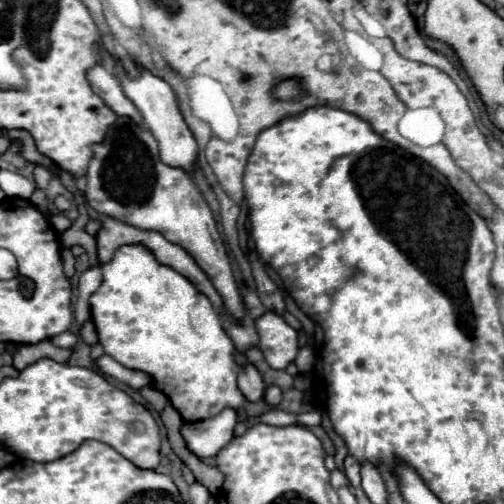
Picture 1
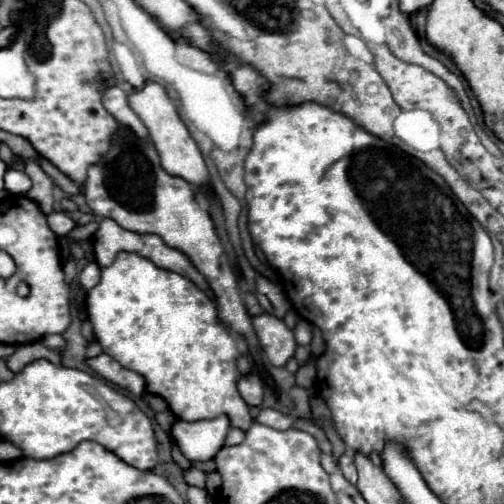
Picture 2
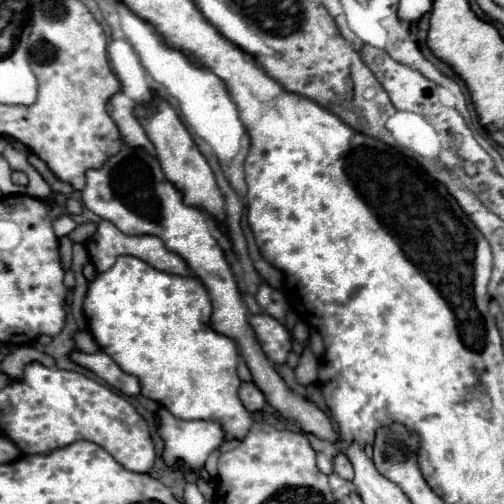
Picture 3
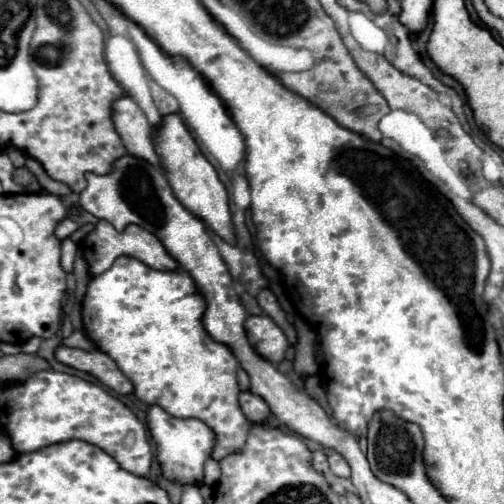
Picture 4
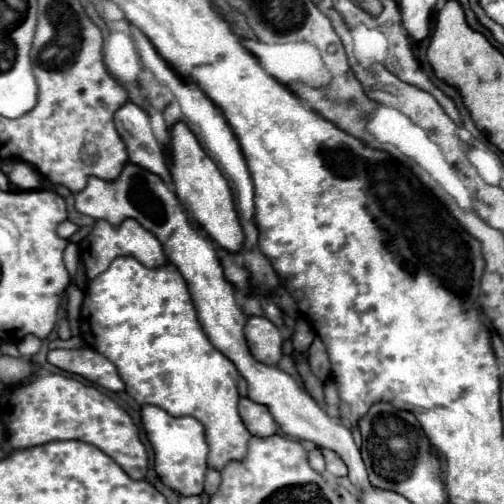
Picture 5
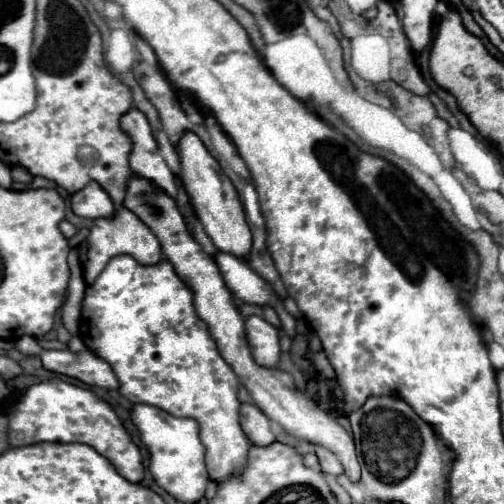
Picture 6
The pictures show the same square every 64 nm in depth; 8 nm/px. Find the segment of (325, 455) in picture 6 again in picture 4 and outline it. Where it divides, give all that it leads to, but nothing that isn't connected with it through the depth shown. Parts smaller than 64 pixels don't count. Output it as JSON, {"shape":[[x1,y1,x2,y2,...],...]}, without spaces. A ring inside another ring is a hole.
{"shape":[[330,452,328,454,328,464,330,464,330,472,332,474,342,476,342,478,348,478,350,476,350,466,346,464,346,460,338,452]]}

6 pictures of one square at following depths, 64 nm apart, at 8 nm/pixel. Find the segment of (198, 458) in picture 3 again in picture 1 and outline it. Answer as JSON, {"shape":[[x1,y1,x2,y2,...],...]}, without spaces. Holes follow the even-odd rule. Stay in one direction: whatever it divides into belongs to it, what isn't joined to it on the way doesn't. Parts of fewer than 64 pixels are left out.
{"shape":[[226,408,218,416,200,420,200,422,186,422,180,428,180,434,188,446,188,450,198,458,210,458,224,448,232,440,232,430,238,424,236,412]]}

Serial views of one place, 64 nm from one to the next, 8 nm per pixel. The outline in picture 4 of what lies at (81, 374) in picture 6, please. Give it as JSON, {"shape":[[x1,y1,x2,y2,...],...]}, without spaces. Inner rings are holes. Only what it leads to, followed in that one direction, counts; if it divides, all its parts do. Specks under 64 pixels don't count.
{"shape":[[60,346,60,348,56,348,54,356,58,362,94,376,96,380,100,380,104,386,108,386,110,390,114,390,118,394,130,394,132,392,130,380,118,370,116,362,100,350,88,352,88,350]]}

